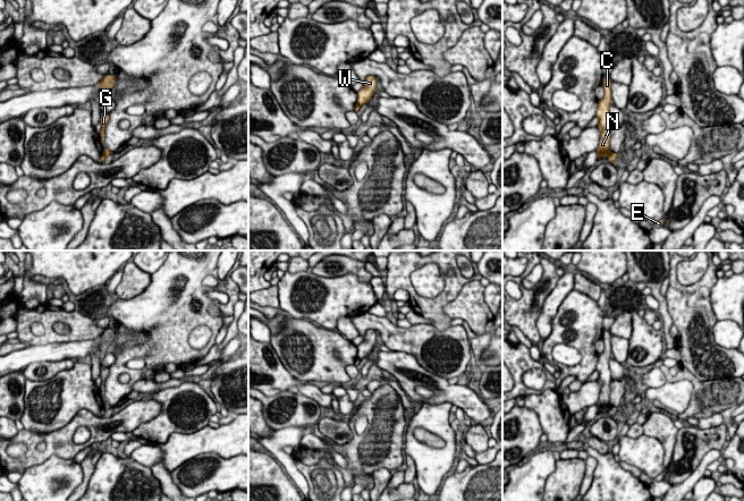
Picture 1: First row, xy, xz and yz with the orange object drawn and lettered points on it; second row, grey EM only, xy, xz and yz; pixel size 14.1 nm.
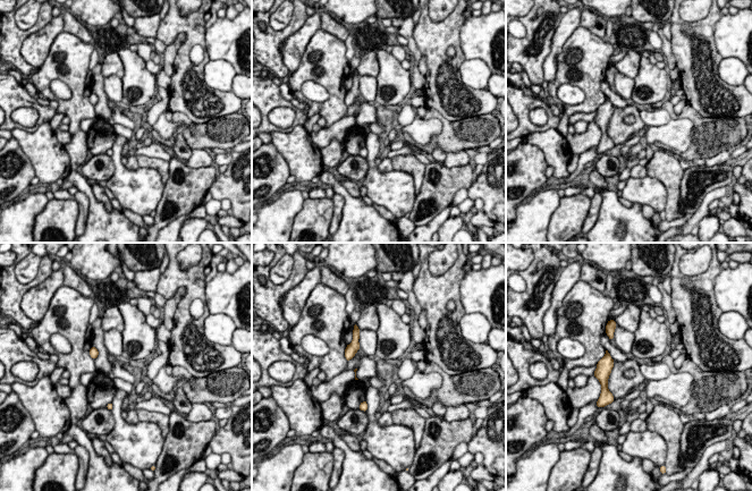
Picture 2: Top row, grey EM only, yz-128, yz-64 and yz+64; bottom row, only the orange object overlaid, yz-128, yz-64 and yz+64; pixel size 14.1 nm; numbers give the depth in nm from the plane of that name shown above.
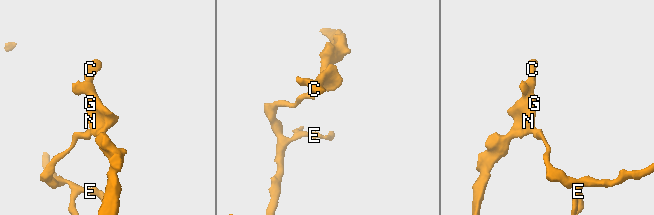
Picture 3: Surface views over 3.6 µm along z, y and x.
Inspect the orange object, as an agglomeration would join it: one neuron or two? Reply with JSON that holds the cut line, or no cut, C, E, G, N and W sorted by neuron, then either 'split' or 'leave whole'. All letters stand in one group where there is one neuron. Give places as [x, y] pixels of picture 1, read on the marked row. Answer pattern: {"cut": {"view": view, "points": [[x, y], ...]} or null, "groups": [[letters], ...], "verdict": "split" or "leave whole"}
{"cut": {"view": "yz", "points": [[611, 152], [607, 156]]}, "groups": [["C", "G", "N", "W"], ["E"]], "verdict": "split"}

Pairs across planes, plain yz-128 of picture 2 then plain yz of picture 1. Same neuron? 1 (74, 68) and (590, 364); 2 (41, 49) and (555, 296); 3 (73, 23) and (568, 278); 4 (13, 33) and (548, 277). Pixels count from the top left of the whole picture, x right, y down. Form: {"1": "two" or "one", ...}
{"1": "one", "2": "one", "3": "two", "4": "one"}

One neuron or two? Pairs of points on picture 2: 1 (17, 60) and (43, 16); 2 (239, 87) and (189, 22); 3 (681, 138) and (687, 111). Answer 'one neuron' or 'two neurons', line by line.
1: one neuron
2: two neurons
3: two neurons

